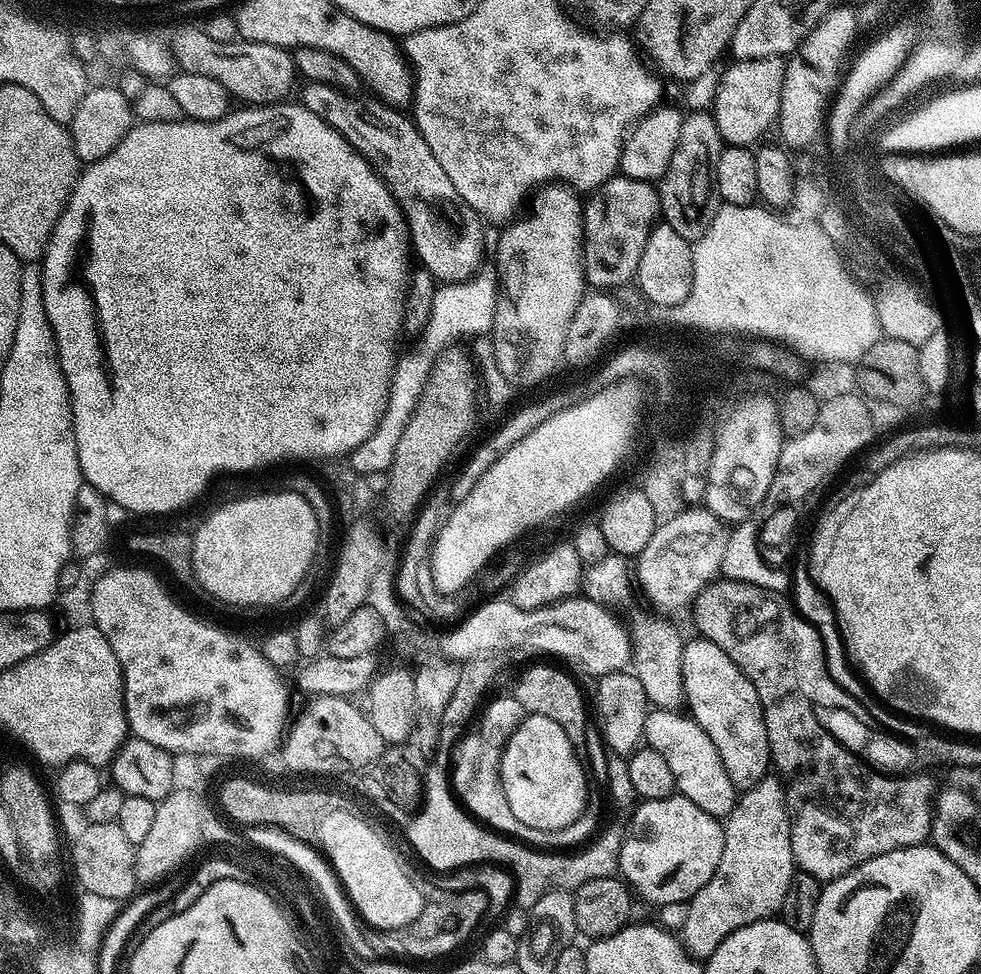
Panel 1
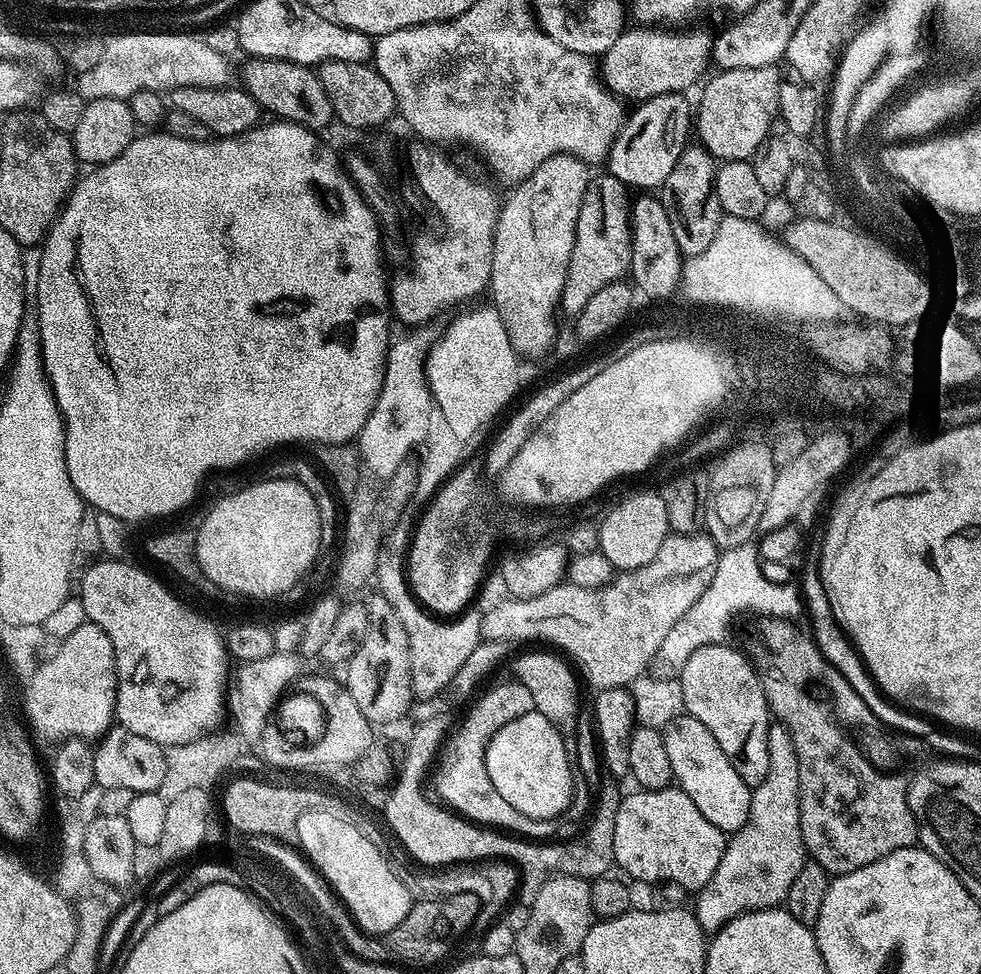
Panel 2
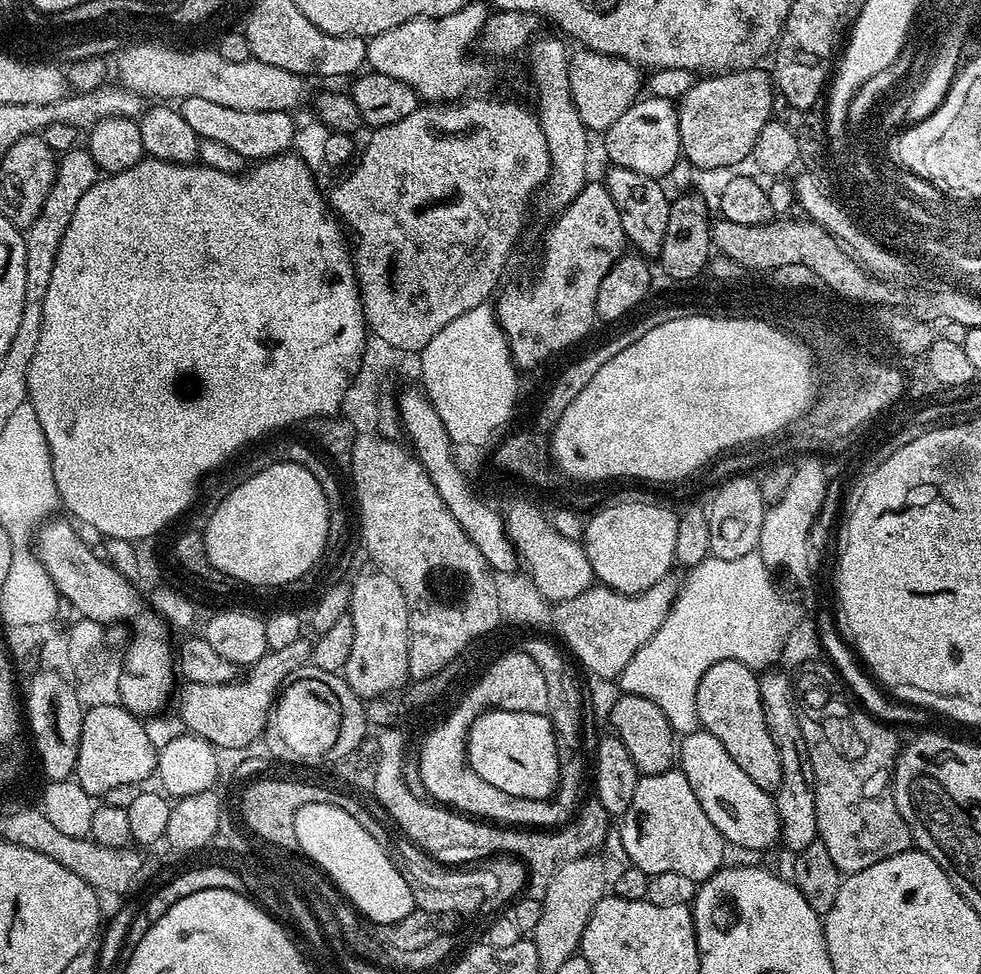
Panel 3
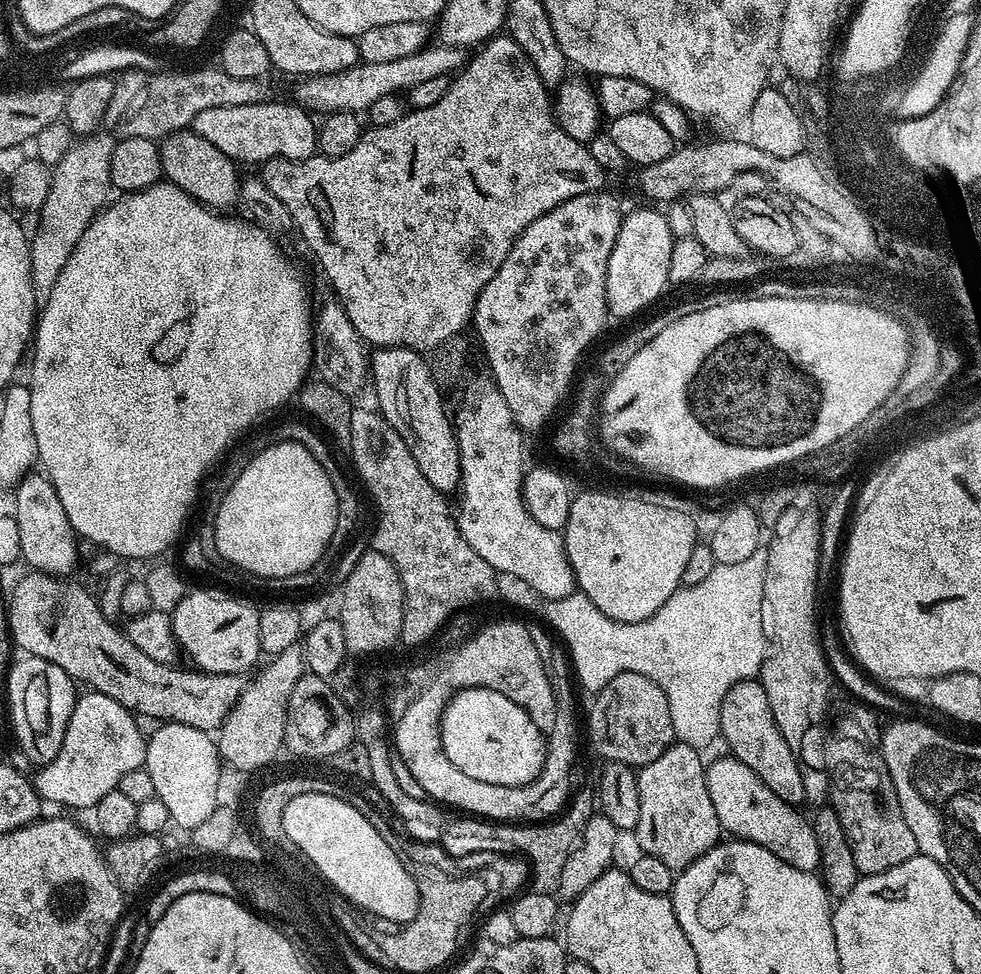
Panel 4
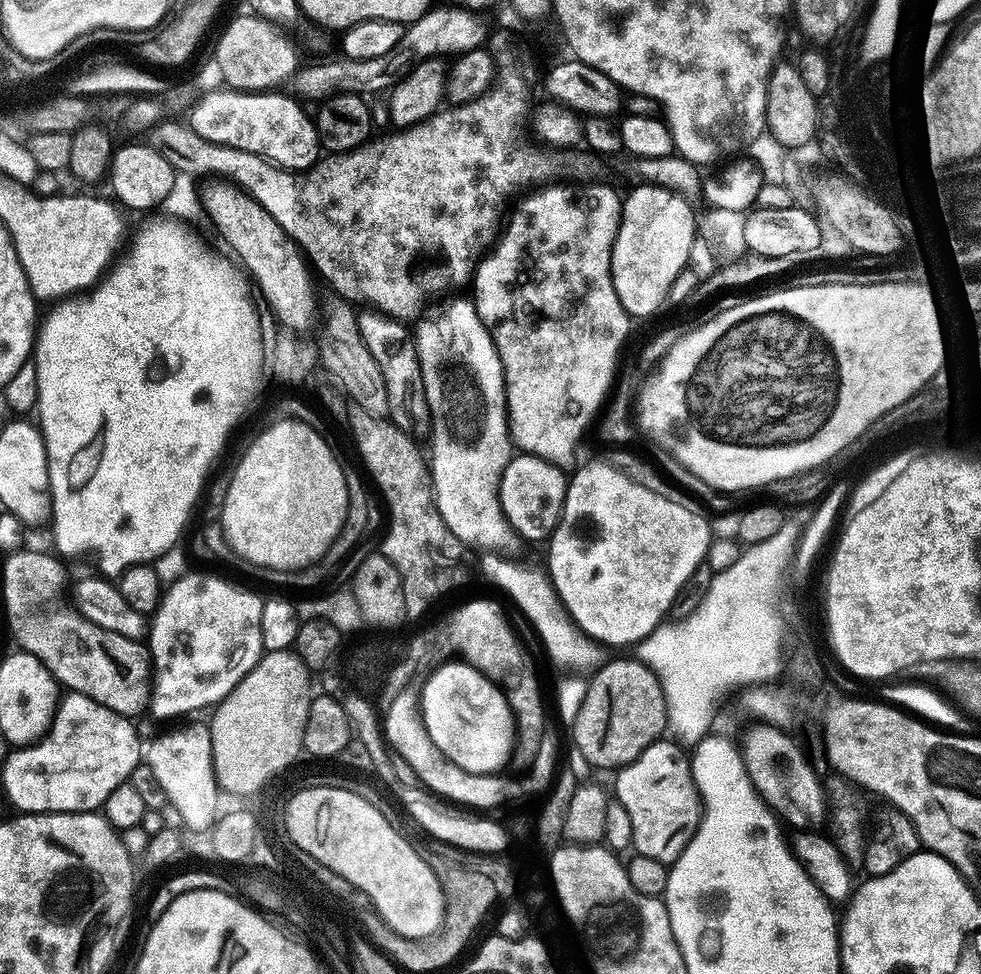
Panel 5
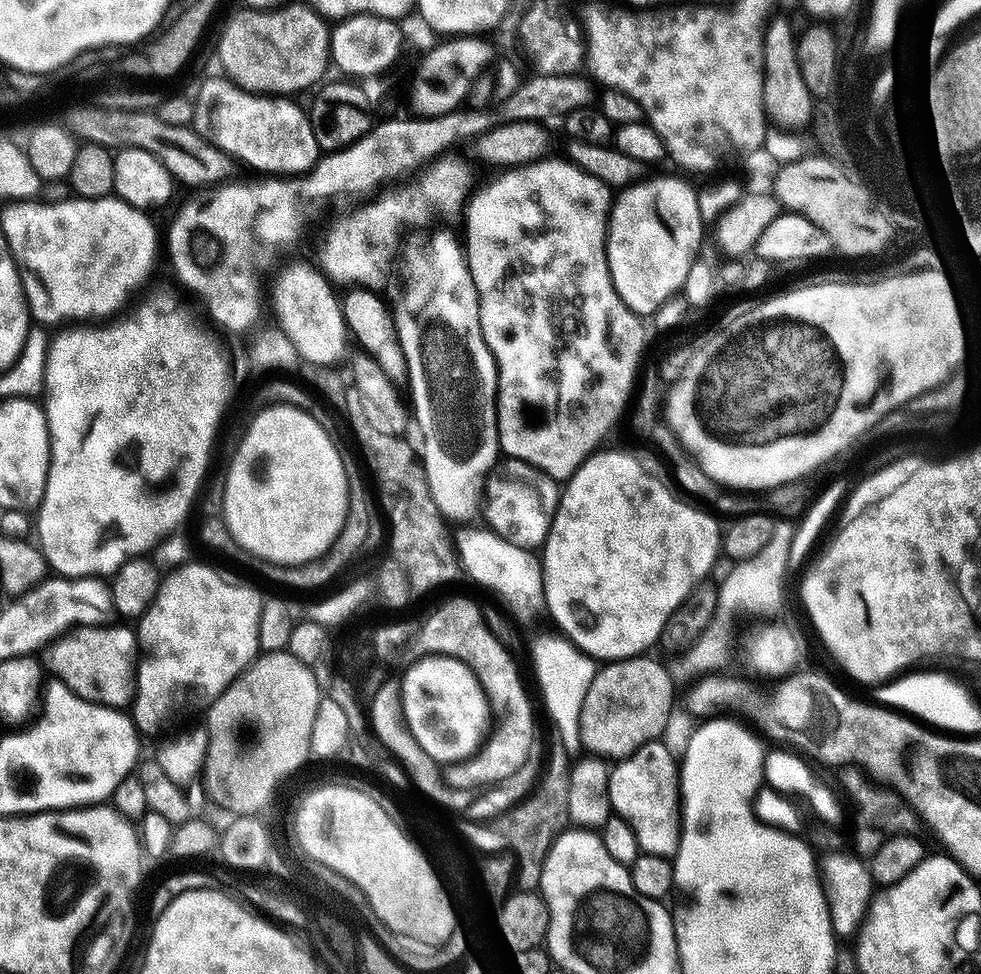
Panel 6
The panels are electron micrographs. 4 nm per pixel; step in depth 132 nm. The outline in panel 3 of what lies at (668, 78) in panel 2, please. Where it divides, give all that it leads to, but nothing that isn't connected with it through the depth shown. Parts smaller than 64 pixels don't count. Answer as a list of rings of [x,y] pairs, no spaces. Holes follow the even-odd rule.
[[[587,50],[573,51],[568,58],[570,74],[570,94],[576,103],[578,118],[582,118],[585,128],[592,134],[603,134],[632,104],[636,103],[642,92],[641,69],[629,60],[617,56],[607,56],[601,52]]]

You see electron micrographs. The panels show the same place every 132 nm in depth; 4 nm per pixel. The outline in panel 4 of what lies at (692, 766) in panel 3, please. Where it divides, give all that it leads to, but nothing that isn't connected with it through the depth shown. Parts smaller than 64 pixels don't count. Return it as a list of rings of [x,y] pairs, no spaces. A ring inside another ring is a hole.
[[[724,754],[721,760],[707,765],[704,777],[706,790],[710,790],[710,802],[714,802],[714,814],[718,814],[721,829],[729,837],[762,846],[782,858],[782,862],[803,872],[815,873],[819,869],[818,838],[811,819],[804,817],[799,807],[782,802],[750,766],[731,754]]]

